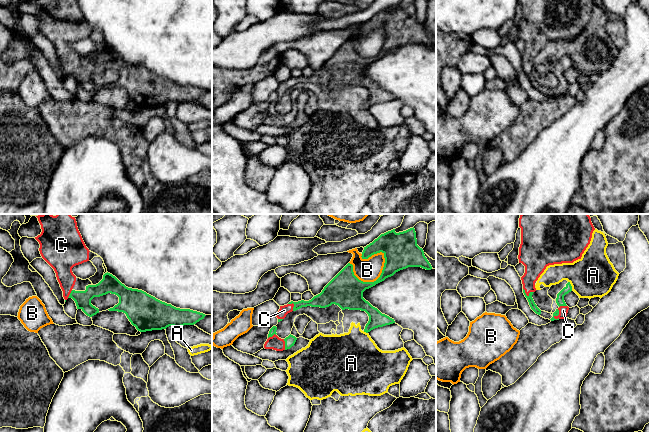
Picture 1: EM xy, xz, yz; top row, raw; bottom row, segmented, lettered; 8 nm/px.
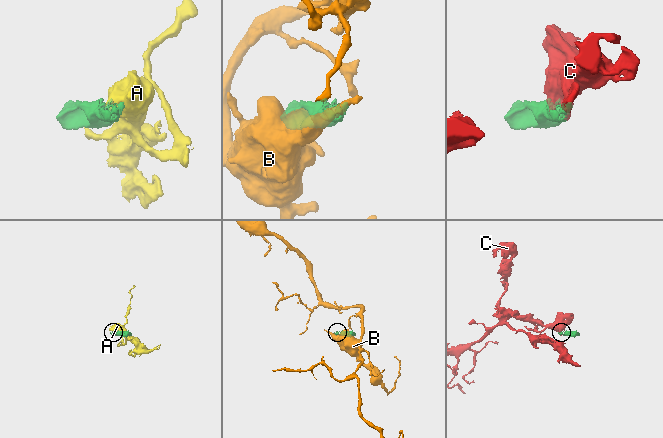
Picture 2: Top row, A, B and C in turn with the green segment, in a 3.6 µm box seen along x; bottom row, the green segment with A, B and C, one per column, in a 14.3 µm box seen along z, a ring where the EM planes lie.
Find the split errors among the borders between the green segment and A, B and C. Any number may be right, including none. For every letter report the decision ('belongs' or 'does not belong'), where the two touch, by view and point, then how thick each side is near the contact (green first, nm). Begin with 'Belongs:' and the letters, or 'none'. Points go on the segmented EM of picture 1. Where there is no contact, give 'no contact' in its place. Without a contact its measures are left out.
Belongs: C
A: does not belong | yz (571, 286) | 70/340 nm
B: does not belong | xz (369, 282) | 280/190 nm
C: belongs | yz (526, 295) | 50/160 nm

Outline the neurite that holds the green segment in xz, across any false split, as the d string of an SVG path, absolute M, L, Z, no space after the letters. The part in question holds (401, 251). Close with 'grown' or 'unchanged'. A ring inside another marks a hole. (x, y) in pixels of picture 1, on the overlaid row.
M414 227L396 233L395 229L381 234L372 243L364 247L362 259L368 259L374 254L382 252L385 263L380 277L374 282L363 282L353 272L353 265L348 263L322 290L309 301L289 302L280 306L276 314L278 322L286 315L302 307L326 308L332 304L338 305L342 310L361 310L369 316L364 332L395 323L394 319L382 314L363 298L363 292L376 284L393 276L396 272L408 267L421 267L431 270L432 266L424 255L424 251L417 245Z | grown

